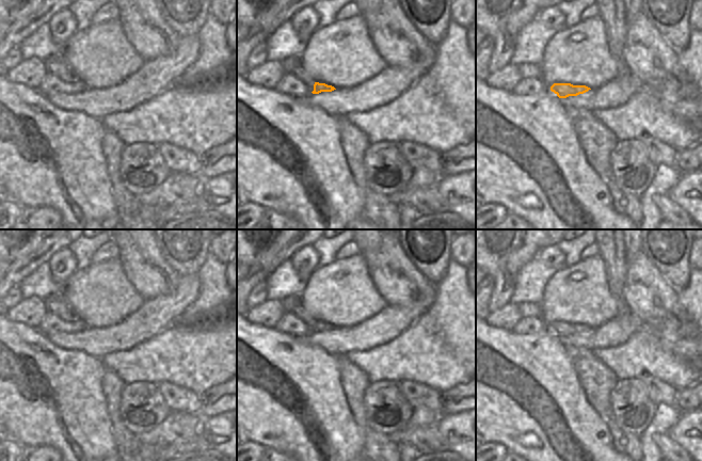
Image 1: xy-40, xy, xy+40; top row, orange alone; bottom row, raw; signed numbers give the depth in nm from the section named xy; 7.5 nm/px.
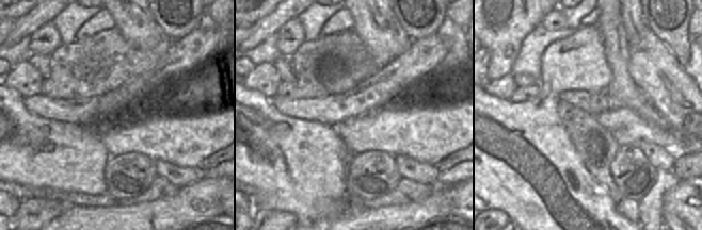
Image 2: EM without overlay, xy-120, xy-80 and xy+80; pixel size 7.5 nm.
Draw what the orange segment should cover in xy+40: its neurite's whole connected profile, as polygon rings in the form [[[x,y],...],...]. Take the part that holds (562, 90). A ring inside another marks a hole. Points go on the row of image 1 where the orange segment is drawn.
[[[554,83],[551,91],[554,92],[559,98],[567,98],[569,96],[577,96],[591,90],[586,85],[573,85],[571,83]]]

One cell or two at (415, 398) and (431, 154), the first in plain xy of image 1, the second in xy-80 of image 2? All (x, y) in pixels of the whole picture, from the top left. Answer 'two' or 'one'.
two

